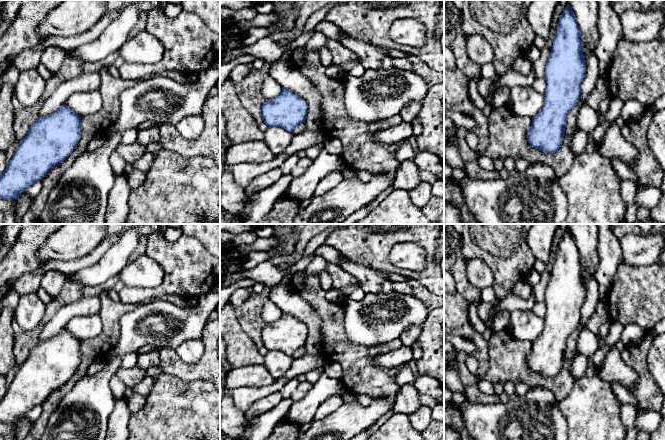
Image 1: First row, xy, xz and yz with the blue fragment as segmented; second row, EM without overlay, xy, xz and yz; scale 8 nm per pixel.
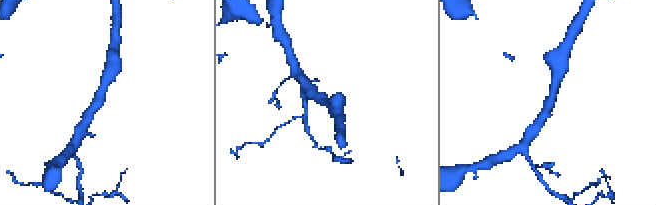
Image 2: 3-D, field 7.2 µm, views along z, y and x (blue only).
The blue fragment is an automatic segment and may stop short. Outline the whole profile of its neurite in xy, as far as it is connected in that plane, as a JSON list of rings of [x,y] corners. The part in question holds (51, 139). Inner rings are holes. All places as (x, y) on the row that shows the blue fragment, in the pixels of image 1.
[[[63,104],[48,116],[39,117],[20,141],[5,171],[0,174],[0,198],[17,199],[23,191],[63,162],[76,148],[81,138],[81,117]]]

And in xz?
[[[282,88],[279,96],[266,99],[261,113],[268,127],[282,127],[293,132],[299,124],[305,123],[308,105],[303,98]]]

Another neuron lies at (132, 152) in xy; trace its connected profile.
[[[137,142],[131,144],[120,143],[115,151],[125,160],[127,164],[133,164],[137,161],[147,150],[145,146]]]

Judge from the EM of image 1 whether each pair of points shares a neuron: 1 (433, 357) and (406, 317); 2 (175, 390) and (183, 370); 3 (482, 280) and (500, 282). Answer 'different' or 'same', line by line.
1: different
2: different
3: different

